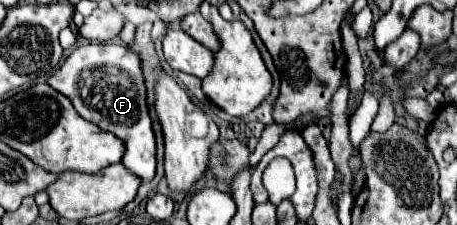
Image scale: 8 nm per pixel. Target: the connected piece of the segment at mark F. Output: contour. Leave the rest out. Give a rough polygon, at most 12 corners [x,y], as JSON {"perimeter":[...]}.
{"perimeter":[[81,44],[47,84],[125,142],[121,164],[155,176],[139,56]]}

